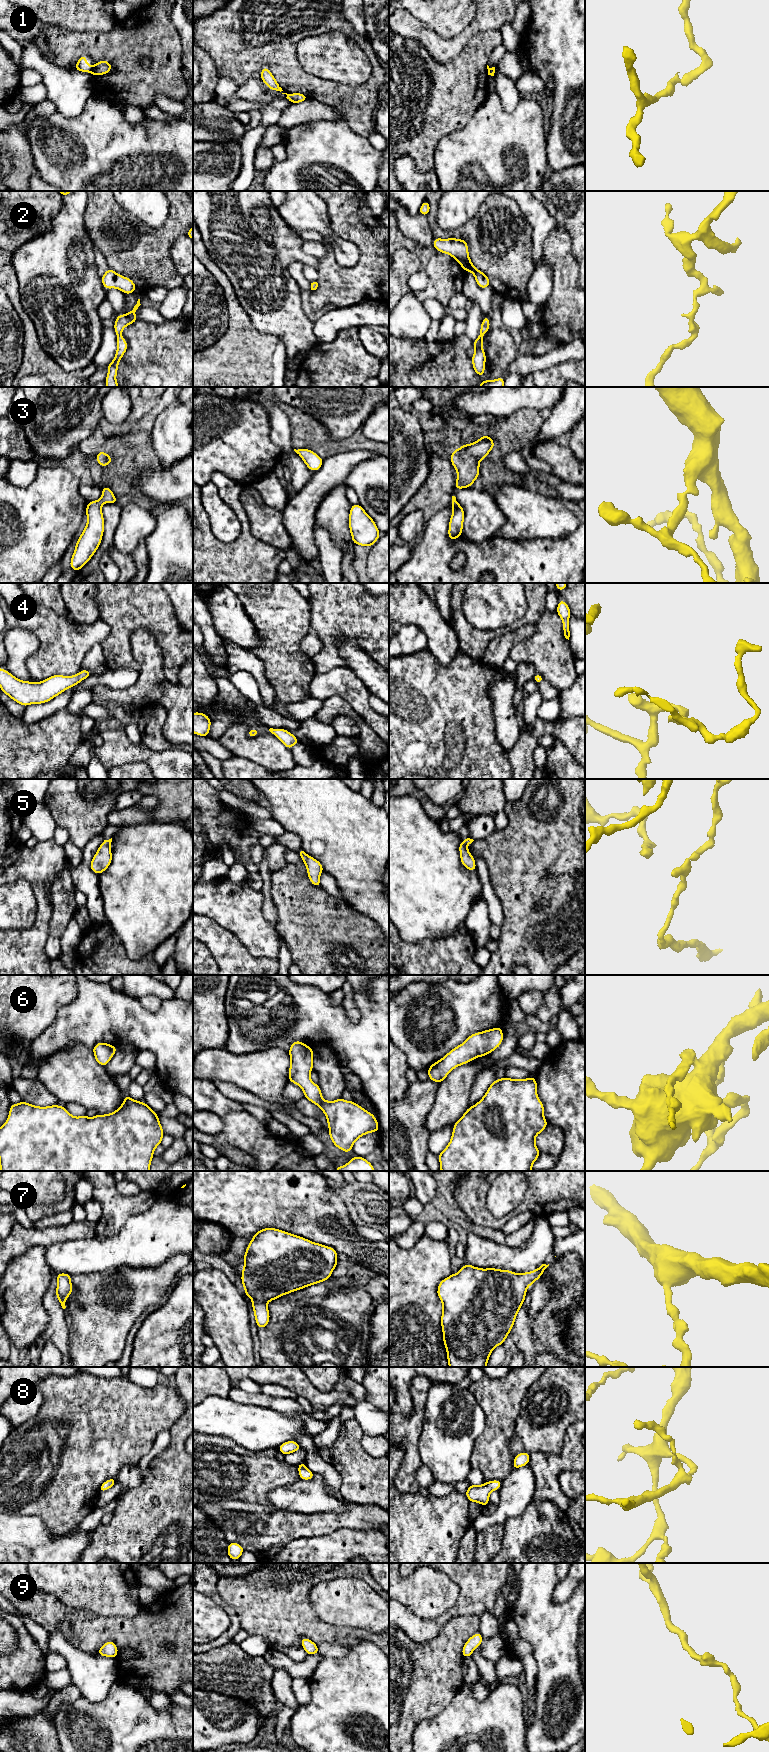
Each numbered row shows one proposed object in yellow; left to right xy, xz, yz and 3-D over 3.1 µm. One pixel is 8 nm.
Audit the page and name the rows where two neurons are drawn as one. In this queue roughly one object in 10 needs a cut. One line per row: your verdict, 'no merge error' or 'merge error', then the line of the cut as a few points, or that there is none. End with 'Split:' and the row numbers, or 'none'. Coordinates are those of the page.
1: merge error | xy (93, 67), (90, 72)
2: no merge error | no cut
3: no merge error | no cut
4: no merge error | no cut
5: no merge error | no cut
6: no merge error | no cut
7: no merge error | no cut
8: no merge error | no cut
9: no merge error | no cut
Split: 1

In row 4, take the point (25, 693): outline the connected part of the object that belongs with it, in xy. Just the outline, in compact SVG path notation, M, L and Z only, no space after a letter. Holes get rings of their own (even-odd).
M0 668L0 688L1 692L26 707L30 704L46 703L91 675L90 671L84 669L73 676L53 675L41 682L29 682Z

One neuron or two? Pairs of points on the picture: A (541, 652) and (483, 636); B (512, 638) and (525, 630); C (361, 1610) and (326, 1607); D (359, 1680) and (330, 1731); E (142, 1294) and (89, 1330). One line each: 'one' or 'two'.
A: two
B: one
C: one
D: one
E: one

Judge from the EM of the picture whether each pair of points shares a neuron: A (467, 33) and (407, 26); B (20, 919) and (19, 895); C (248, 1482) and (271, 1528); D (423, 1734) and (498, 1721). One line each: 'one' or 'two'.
A: one
B: one
C: two
D: one

